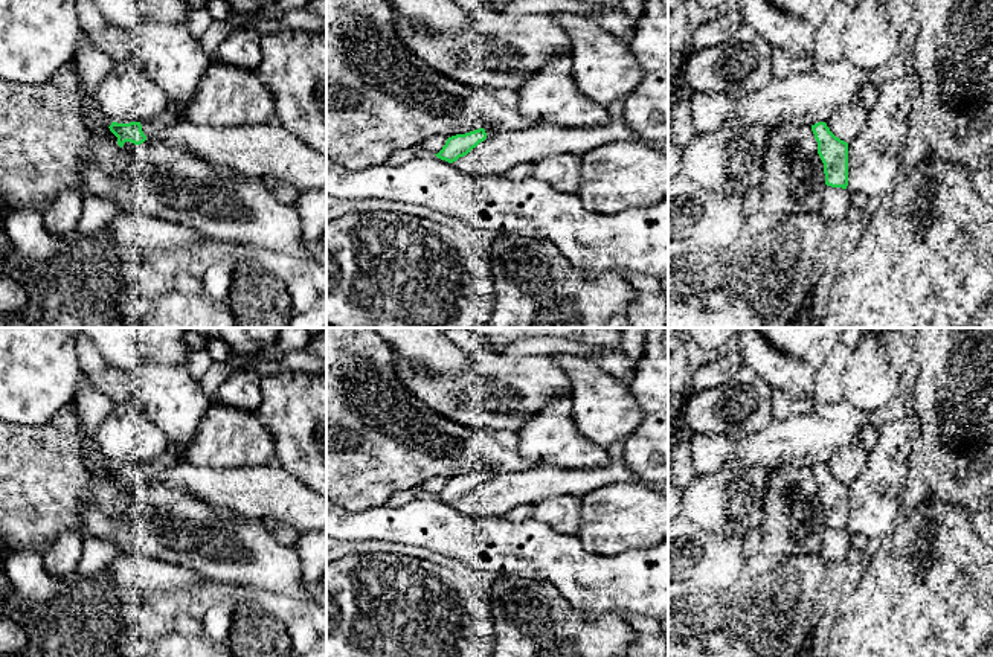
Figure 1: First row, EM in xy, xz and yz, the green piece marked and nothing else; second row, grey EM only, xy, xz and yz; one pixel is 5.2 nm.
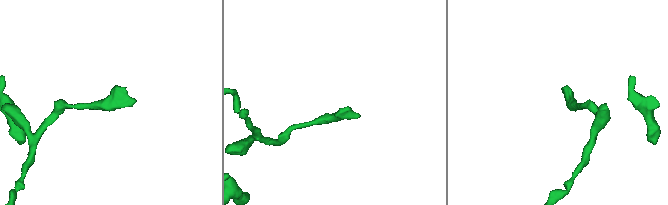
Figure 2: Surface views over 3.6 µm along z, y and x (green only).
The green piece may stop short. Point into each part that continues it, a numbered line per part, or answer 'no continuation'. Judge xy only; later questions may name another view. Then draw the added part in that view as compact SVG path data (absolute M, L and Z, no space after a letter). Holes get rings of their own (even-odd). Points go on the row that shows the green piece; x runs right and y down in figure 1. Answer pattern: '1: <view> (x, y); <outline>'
1: xy (173, 110); M168 101L165 110L160 114L140 123L143 134L151 137L156 131L175 122L182 111L182 107L175 101Z

